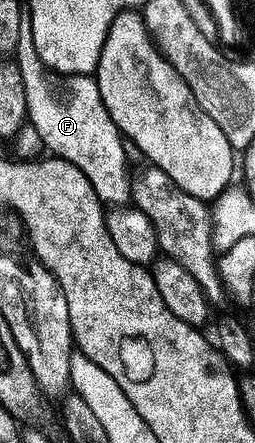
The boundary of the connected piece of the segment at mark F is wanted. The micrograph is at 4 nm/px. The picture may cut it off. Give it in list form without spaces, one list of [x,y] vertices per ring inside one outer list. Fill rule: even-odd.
[[[25,26],[21,30],[20,46],[17,53],[17,63],[21,70],[21,77],[25,82],[28,123],[37,130],[42,140],[44,149],[56,159],[69,161],[87,178],[97,193],[102,203],[109,208],[128,207],[134,196],[132,194],[132,179],[129,174],[127,162],[127,147],[125,138],[112,116],[105,109],[104,98],[101,97],[100,84],[94,75],[90,76],[63,76],[62,80],[57,79],[39,60],[37,48],[33,42],[33,30]],[[61,84],[67,87],[65,92],[61,91]]]

